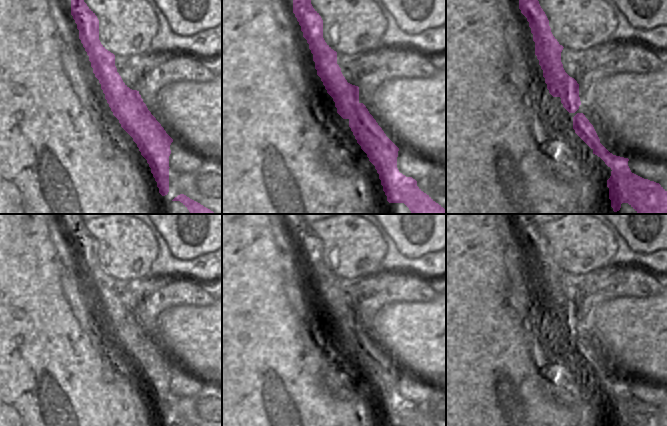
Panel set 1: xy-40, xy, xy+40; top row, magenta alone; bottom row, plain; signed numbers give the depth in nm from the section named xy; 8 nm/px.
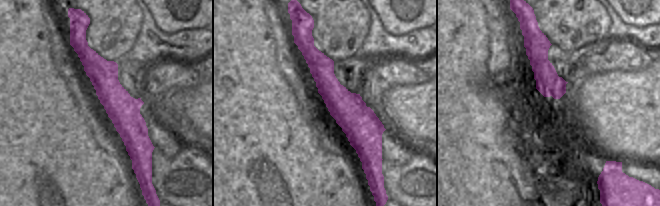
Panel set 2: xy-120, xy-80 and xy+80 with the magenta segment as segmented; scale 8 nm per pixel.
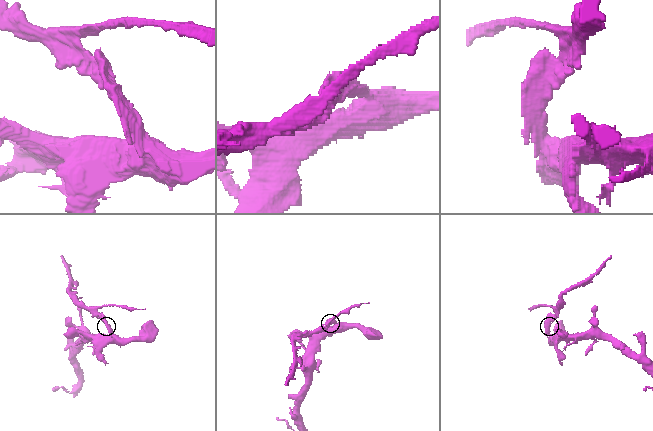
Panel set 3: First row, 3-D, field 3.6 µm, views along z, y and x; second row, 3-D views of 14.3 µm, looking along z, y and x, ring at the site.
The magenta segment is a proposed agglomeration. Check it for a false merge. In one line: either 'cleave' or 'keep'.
cleave

